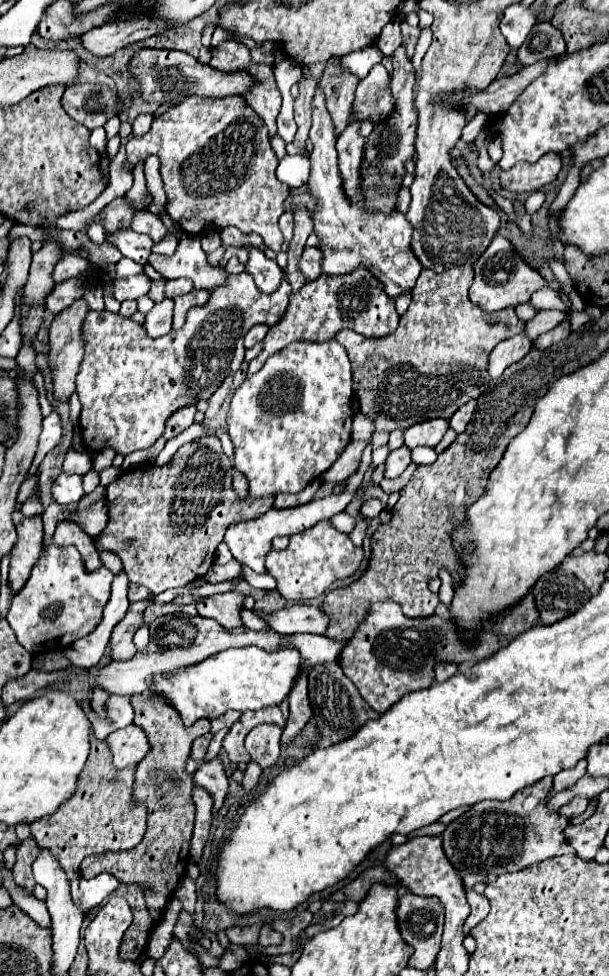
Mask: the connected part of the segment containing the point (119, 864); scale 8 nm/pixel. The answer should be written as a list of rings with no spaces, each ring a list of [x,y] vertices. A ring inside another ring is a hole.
[[[133,695],[131,705],[135,709],[133,723],[145,731],[151,743],[149,755],[137,765],[137,779],[135,779],[135,799],[137,803],[143,803],[149,811],[147,833],[143,841],[131,851],[85,857],[79,873],[85,879],[91,879],[99,873],[111,873],[121,883],[141,885],[145,891],[149,915],[153,915],[153,919],[161,919],[169,899],[173,897],[179,881],[183,879],[187,867],[183,853],[189,853],[191,835],[193,835],[193,821],[195,821],[195,805],[191,799],[193,781],[185,771],[185,763],[189,759],[193,739],[209,733],[211,727],[209,727],[209,719],[199,719],[193,727],[187,729],[181,723],[177,711],[173,711],[173,707],[169,707],[159,697],[147,699],[145,695]],[[173,779],[177,779],[177,787],[173,787]]]

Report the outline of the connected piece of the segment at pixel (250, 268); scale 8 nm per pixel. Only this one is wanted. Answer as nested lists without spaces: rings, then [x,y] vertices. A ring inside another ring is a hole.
[[[249,247],[249,263],[247,263],[247,273],[253,275],[255,279],[255,285],[259,291],[265,291],[267,295],[277,291],[277,287],[281,285],[281,279],[283,279],[283,269],[267,259],[263,255],[263,251],[259,251],[257,247]]]

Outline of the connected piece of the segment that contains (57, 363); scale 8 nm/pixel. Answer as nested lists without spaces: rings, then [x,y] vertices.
[[[85,299],[75,301],[71,307],[67,307],[65,311],[61,311],[49,331],[49,369],[51,369],[51,379],[53,379],[53,397],[57,401],[67,403],[69,397],[75,391],[75,377],[79,371],[79,363],[83,359],[83,339],[81,339],[81,327],[83,327],[83,319],[87,315],[89,307],[85,303]]]

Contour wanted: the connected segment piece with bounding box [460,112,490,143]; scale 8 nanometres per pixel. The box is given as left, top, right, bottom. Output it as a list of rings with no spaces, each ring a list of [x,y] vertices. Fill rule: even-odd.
[[[481,112],[477,113],[462,130],[460,139],[467,143],[475,141],[479,132],[488,125],[489,121],[489,115]]]

